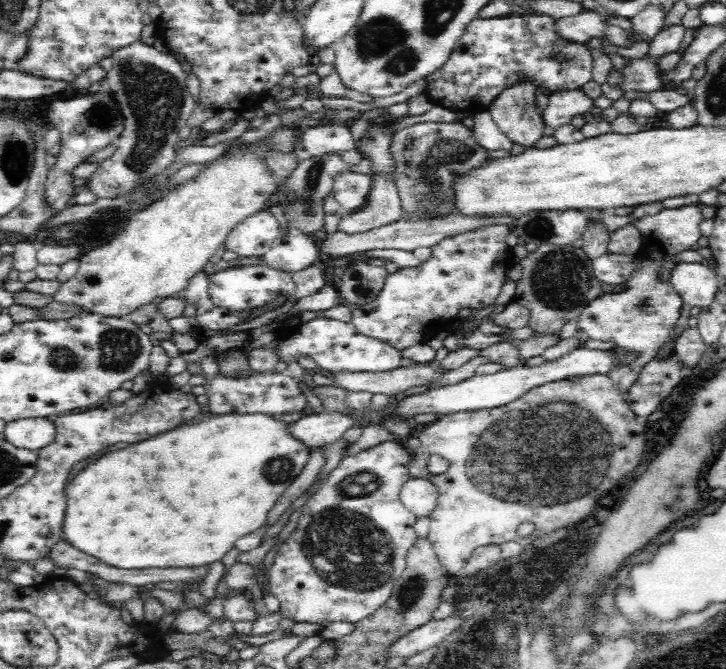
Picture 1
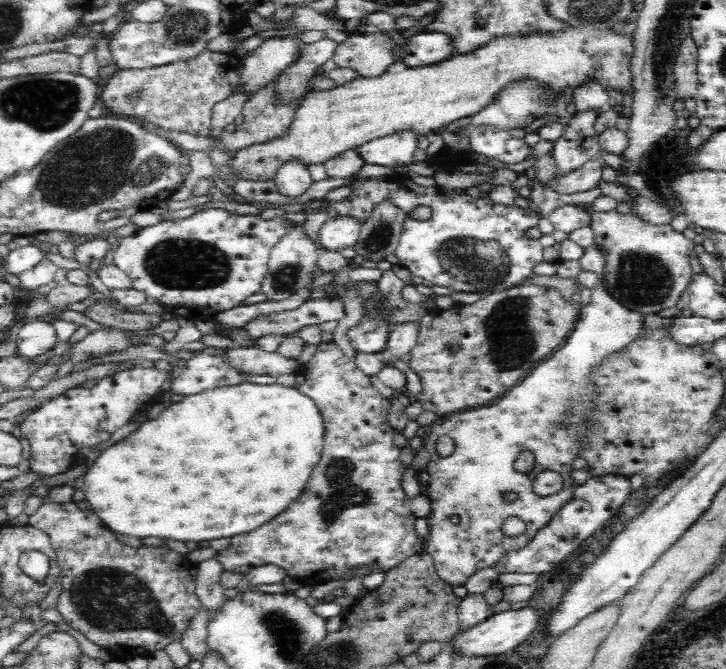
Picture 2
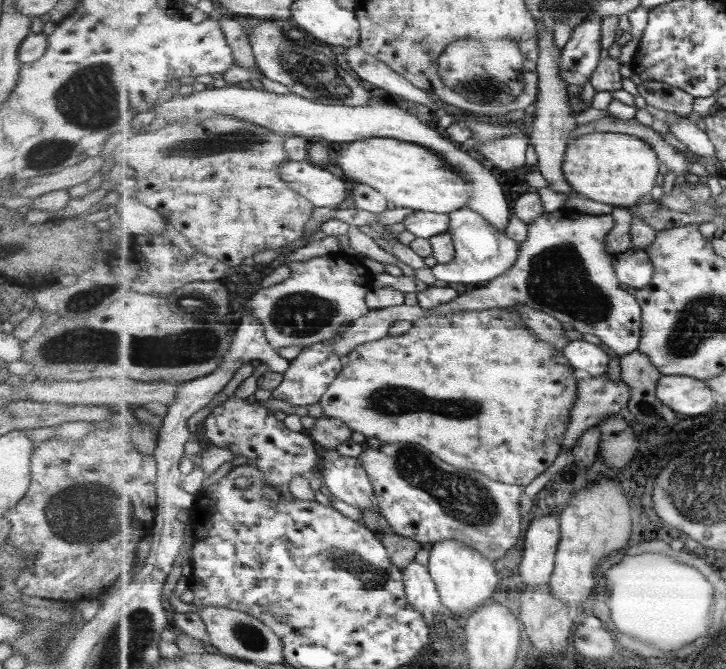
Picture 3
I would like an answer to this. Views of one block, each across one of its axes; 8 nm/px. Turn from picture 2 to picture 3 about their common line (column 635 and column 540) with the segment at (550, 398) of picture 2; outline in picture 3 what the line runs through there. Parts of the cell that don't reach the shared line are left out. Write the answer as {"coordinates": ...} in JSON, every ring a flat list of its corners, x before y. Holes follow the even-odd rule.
{"coordinates":[[517,305,513,309,518,311,521,318,526,322,526,326,535,330,535,334,539,334,542,341,551,342,551,346,555,346,557,350,563,351,563,348,571,342,558,318,527,305]]}

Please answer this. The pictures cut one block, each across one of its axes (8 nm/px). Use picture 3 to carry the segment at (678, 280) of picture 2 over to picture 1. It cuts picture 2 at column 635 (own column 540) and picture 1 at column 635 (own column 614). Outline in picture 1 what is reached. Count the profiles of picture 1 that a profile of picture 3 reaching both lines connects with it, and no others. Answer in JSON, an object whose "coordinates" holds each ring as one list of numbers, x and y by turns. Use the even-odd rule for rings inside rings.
{"coordinates":[[696,203,677,208,664,209,658,214,648,215,637,219,632,219,630,216,622,215,610,210,594,210,588,213,588,218,586,219,594,220,595,224,598,224,598,222,604,222,604,224,607,222,610,223,610,225,606,225,606,228,608,228,610,233,613,233,617,229,624,228,624,226,630,226,631,224,634,228,637,228,641,234,641,250,635,255,635,267,629,274,629,277,624,279,622,284,619,284,624,286,624,290,621,292,616,291,600,295,584,308,577,319,578,328,586,332,589,338,594,340,612,341,614,342,614,346,638,354,638,357,629,365,622,366,622,368,616,368,616,370,612,370,610,374,605,374,614,380,614,384,618,386,620,392,627,393,628,388,636,382,638,374,643,366,655,359,663,345,668,342,668,336,673,332,676,322,678,322,678,318,680,318,680,314,682,314,680,308,682,308,682,304,685,302,677,293,677,290,674,289,674,285,672,285,671,281,664,282,664,280,662,280,660,272,662,272,662,268,664,268,666,264,674,264,674,266,676,266,676,264,678,264,678,262,676,262,676,256,678,256,680,252,692,250,692,246,698,242,698,238,701,236,699,226,704,218,698,203]]}

